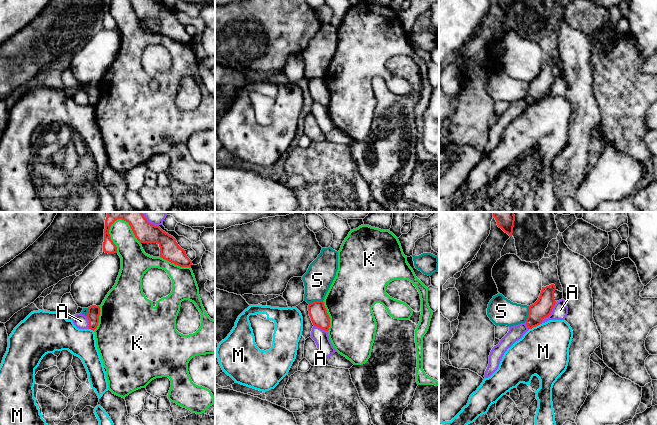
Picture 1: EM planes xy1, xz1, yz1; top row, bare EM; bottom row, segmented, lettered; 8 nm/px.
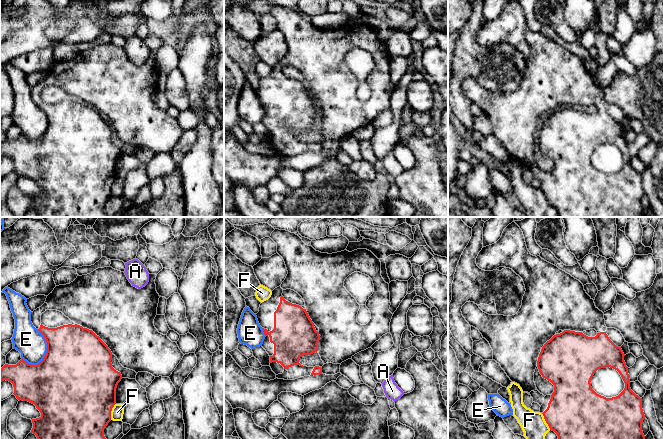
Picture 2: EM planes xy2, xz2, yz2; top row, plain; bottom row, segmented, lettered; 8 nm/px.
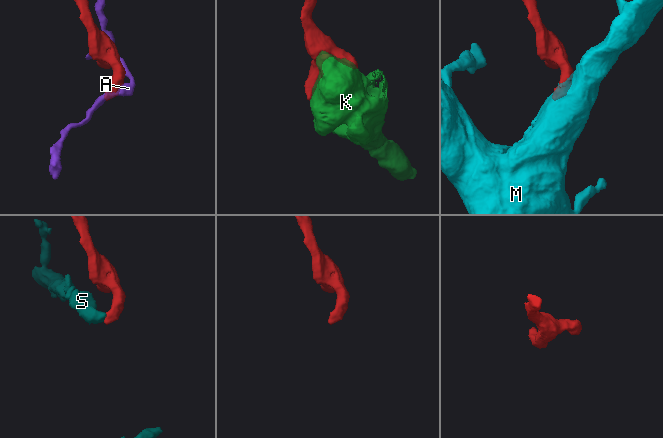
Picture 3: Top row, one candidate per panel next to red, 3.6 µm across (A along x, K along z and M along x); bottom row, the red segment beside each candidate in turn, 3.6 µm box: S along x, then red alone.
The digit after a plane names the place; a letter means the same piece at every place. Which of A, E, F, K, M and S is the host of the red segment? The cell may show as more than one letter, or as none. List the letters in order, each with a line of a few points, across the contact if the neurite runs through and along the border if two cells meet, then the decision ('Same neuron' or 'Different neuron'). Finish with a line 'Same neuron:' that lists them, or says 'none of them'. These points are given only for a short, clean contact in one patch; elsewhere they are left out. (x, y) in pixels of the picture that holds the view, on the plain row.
A: Different neuron
E: Different neuron
F: Different neuron
K: Different neuron
M: Line: yz1 (542, 99), (529, 105). Different neuron
S: Line: yz1 (529, 82), (529, 88), (525, 97). Different neuron
Same neuron: none of them

